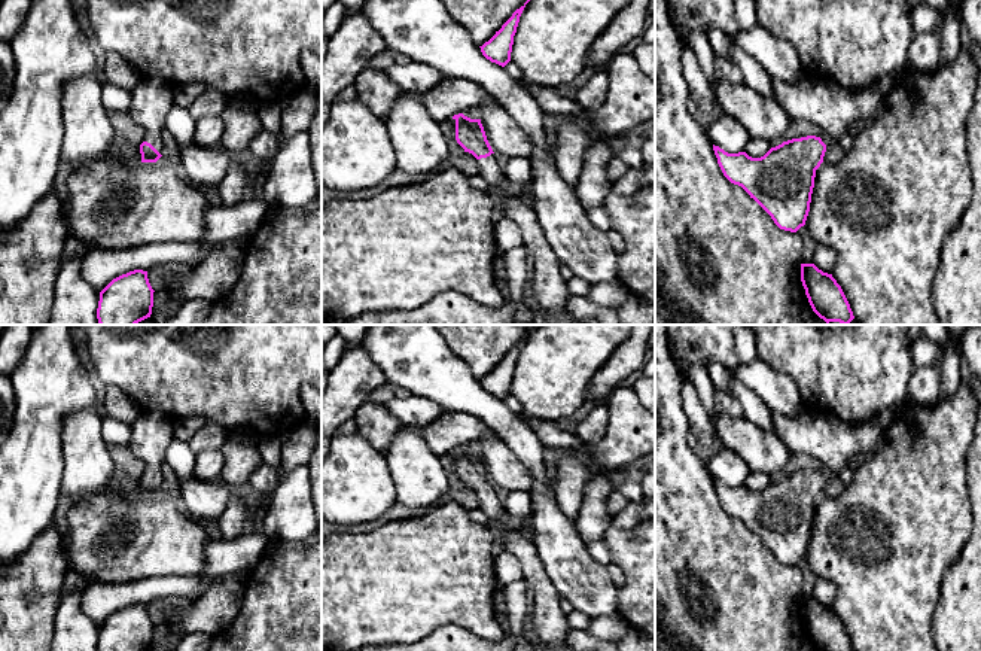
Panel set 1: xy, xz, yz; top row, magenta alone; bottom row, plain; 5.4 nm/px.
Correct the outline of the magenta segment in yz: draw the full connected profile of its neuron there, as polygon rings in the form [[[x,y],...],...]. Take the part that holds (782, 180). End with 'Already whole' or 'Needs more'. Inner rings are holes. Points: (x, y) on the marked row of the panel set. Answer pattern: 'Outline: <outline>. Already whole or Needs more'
Outline: [[[901,70],[883,76],[874,88],[857,92],[847,92],[820,76],[805,76],[798,85],[773,77],[779,104],[790,119],[820,127],[822,136],[783,142],[761,158],[746,152],[728,153],[713,145],[723,176],[741,186],[780,229],[796,232],[805,225],[816,170],[823,162],[826,147],[872,119],[899,74]]]. Needs more

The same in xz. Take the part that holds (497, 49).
Outline: [[[527,0],[520,9],[517,9],[488,42],[479,46],[482,55],[491,63],[505,67],[511,61],[514,36],[517,33],[520,16],[528,1],[530,0]]]. Already whole

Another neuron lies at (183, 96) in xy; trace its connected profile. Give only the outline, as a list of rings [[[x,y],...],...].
[[[188,83],[174,91],[174,104],[189,109],[194,100],[202,95],[208,88],[204,83]]]

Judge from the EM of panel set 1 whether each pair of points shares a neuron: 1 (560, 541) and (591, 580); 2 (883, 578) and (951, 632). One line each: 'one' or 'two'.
1: one
2: two

